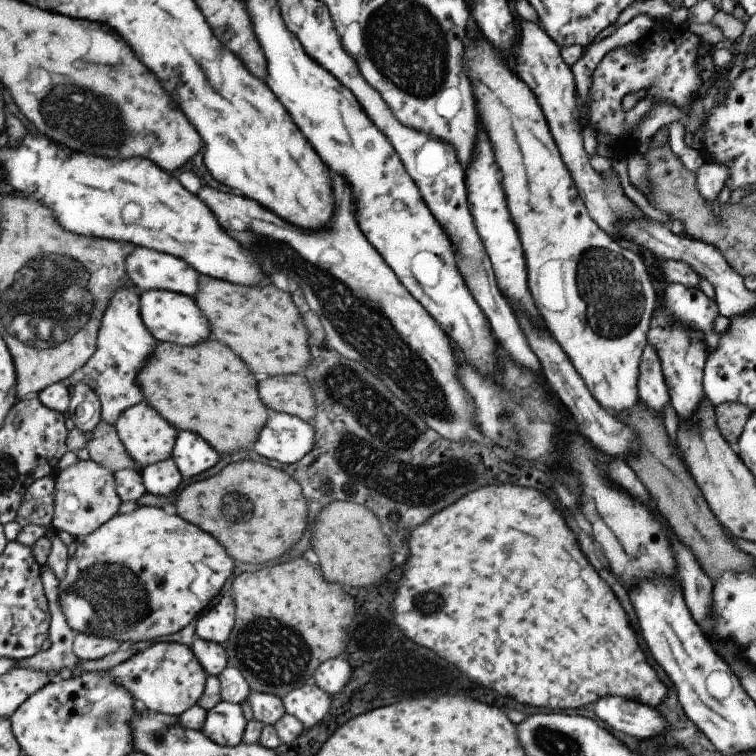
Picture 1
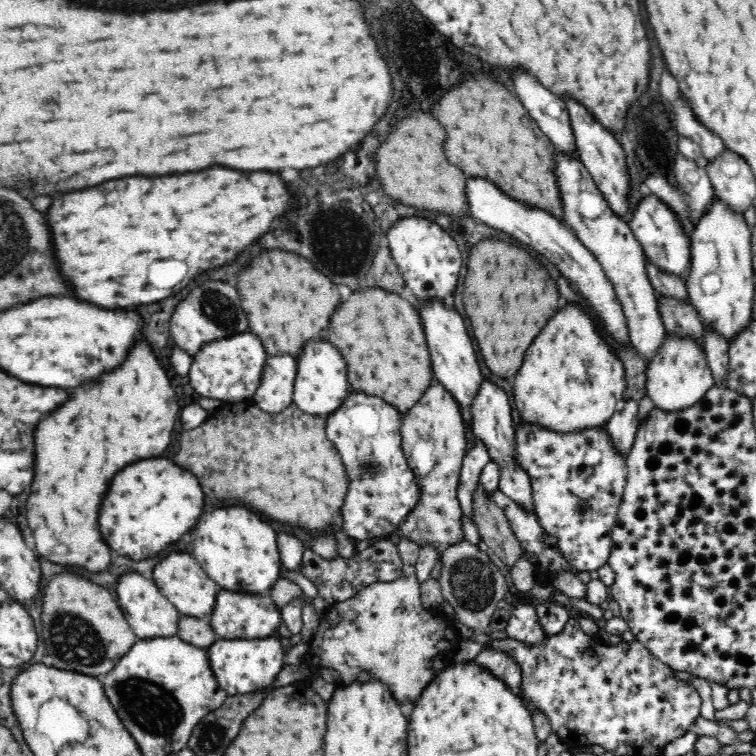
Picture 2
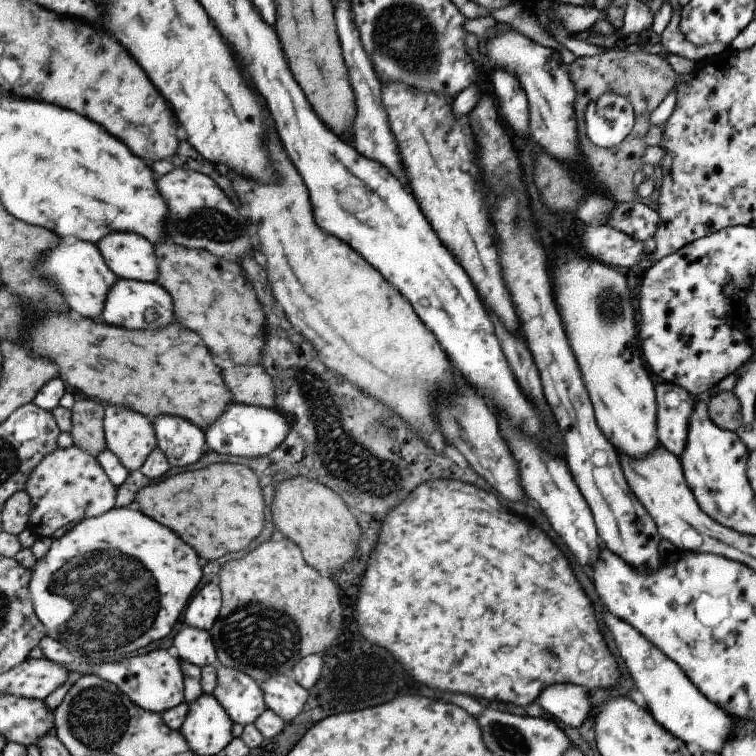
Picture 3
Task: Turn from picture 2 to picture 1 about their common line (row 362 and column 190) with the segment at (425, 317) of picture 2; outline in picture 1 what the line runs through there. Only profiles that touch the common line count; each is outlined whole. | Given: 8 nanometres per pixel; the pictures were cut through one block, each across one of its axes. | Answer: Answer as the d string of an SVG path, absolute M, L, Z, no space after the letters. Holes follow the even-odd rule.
M177 431L170 460L183 479L193 478L215 466L221 456L207 442L190 431Z

